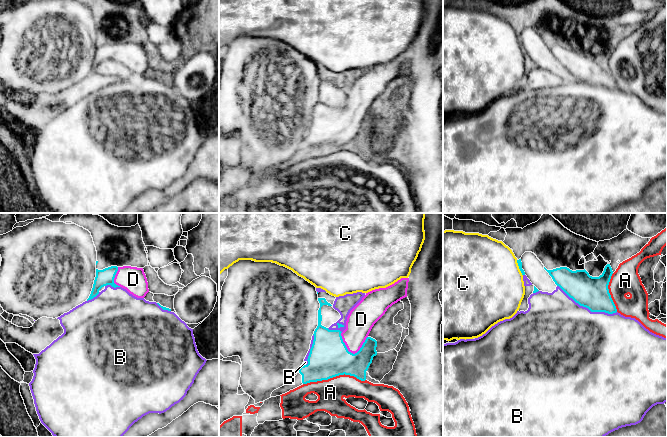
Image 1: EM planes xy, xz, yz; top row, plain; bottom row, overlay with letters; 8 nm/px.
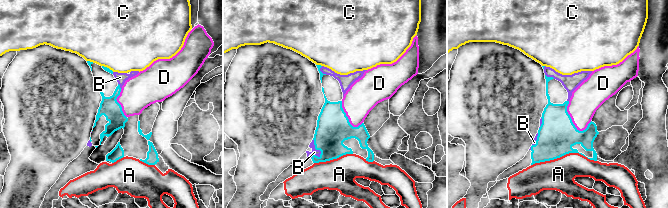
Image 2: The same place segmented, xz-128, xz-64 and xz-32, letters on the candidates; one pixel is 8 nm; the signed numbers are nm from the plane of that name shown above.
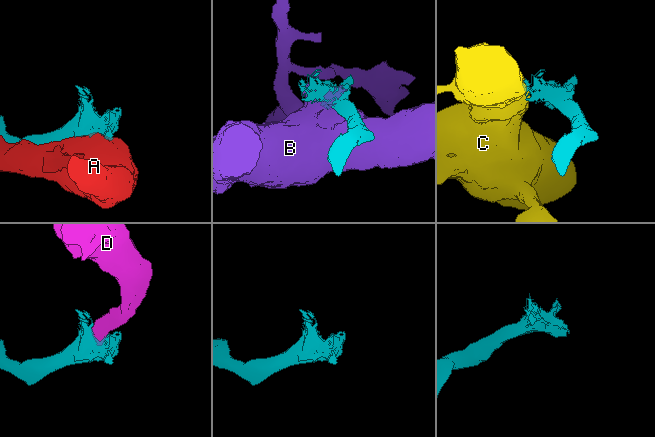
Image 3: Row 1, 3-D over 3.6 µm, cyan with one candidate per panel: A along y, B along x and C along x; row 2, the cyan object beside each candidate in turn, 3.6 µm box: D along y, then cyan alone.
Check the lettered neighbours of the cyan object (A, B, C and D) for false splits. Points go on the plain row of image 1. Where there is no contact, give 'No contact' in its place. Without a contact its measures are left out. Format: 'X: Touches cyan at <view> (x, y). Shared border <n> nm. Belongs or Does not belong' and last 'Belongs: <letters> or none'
A: Touches cyan at xz (334, 152). Shared border 500 nm. Does not belong
B: Touches cyan at yz (587, 83). Shared border 550 nm. Does not belong
C: Touches cyan at yz (519, 44). Shared border 140 nm. Does not belong
D: Touches cyan at xz (352, 129). Shared border 220 nm. Belongs
Belongs: D

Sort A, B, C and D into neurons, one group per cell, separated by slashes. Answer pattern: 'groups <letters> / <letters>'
groups A / B / C / D

